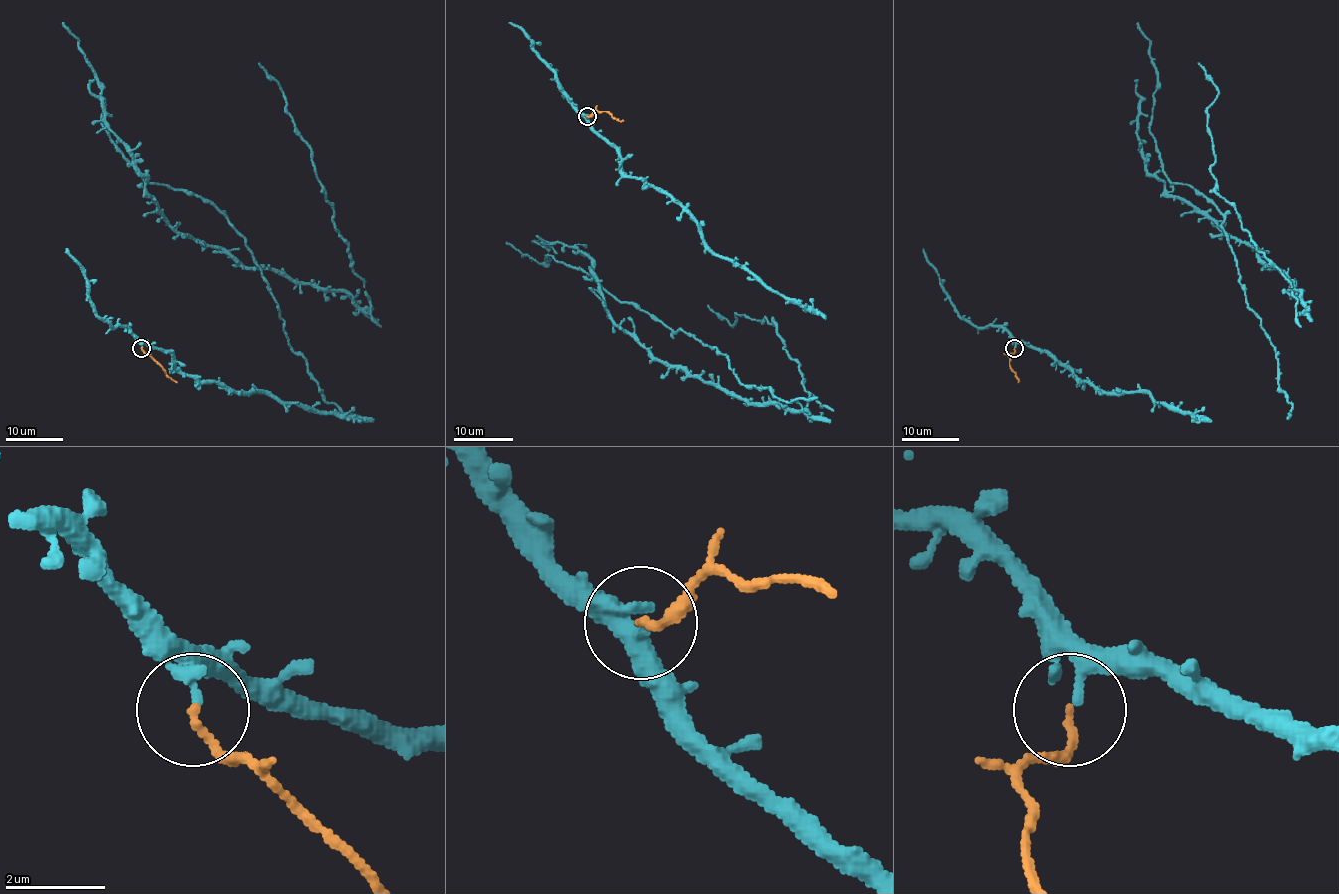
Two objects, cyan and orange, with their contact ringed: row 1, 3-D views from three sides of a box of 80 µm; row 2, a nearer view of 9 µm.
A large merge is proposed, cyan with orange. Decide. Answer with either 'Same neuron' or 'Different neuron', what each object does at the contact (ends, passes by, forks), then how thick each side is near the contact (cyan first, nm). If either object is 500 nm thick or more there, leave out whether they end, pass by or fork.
Different neuron. At the ring cyan passes by. At the ring orange ends. Thickness 190 nm (cyan) against 150 nm

